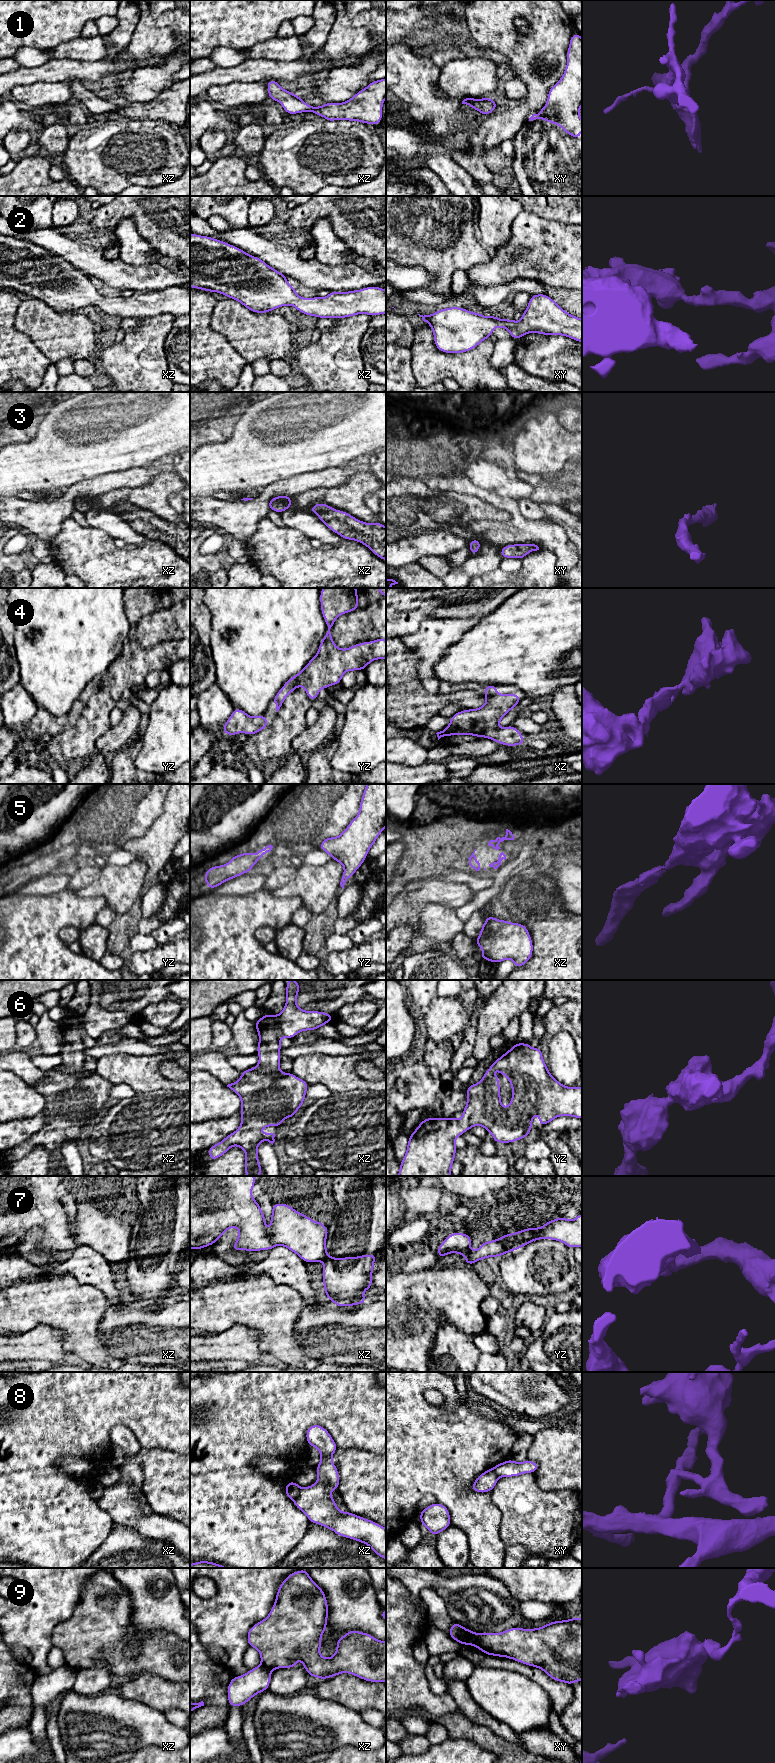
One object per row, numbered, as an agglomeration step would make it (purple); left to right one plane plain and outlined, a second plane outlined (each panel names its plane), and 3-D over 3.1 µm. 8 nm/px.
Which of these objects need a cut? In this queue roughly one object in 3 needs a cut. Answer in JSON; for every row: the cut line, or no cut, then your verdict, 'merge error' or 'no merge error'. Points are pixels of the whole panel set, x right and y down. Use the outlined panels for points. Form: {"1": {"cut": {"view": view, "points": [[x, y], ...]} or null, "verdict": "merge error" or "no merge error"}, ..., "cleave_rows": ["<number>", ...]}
{"1": {"cut": null, "verdict": "no merge error"}, "2": {"cut": null, "verdict": "no merge error"}, "3": {"cut": null, "verdict": "no merge error"}, "4": {"cut": null, "verdict": "no merge error"}, "5": {"cut": null, "verdict": "no merge error"}, "6": {"cut": null, "verdict": "no merge error"}, "7": {"cut": {"view": "yz", "points": [[469, 1248], [464, 1254]]}, "verdict": "merge error"}, "8": {"cut": {"view": "xz", "points": [[301, 1488], [293, 1500]]}, "verdict": "merge error"}, "9": {"cut": {"view": "xy", "points": [[464, 1628], [466, 1643]]}, "verdict": "merge error"}, "cleave_rows": ["7", "8", "9"]}

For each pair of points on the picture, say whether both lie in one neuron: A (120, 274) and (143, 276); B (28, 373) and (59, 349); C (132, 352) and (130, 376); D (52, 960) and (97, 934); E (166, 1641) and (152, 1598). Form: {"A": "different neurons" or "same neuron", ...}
{"A": "same neuron", "B": "different neurons", "C": "same neuron", "D": "different neurons", "E": "different neurons"}

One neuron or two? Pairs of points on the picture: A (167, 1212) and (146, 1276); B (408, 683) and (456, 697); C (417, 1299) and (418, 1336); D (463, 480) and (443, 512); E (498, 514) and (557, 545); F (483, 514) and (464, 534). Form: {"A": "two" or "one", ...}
{"A": "one", "B": "one", "C": "one", "D": "two", "E": "two", "F": "two"}

